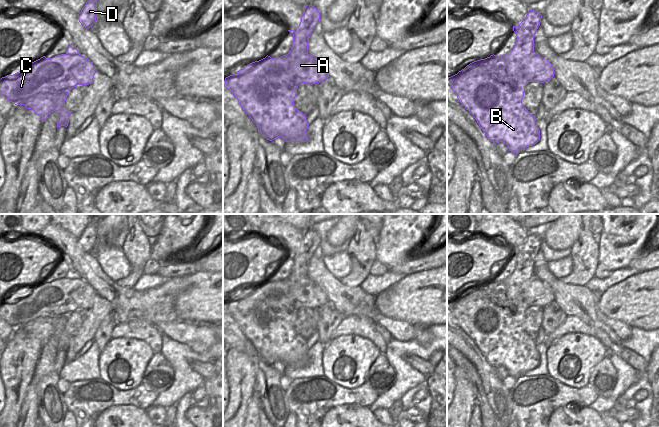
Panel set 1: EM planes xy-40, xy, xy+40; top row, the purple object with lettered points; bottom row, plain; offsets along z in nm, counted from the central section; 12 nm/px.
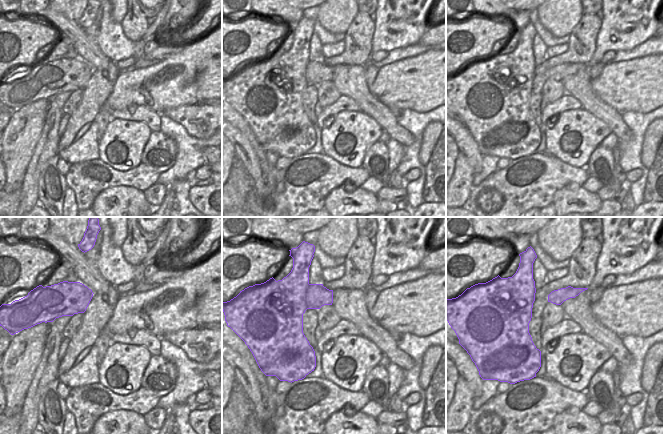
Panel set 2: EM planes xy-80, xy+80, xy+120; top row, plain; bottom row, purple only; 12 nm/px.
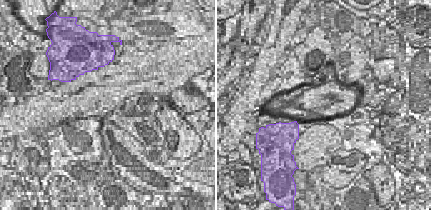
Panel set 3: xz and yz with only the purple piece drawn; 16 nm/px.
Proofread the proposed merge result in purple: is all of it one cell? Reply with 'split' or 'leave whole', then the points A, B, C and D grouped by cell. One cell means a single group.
split; groups A C / B D

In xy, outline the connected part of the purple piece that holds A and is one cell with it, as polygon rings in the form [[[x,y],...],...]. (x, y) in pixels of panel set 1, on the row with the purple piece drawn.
[[[308,53],[303,54],[298,58],[292,58],[288,55],[283,55],[277,58],[271,58],[267,55],[260,61],[261,63],[258,64],[252,75],[259,74],[264,77],[269,83],[275,86],[291,87],[293,81],[297,86],[301,85],[302,83],[309,83],[313,85],[315,83],[319,84],[320,82],[324,81],[329,77],[325,67],[322,66],[316,58],[314,58]]]

